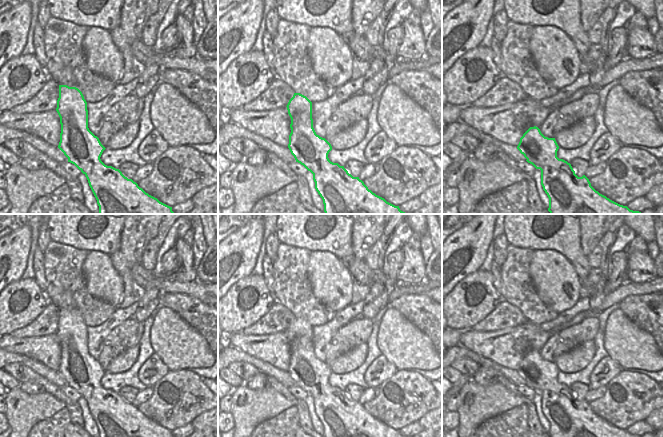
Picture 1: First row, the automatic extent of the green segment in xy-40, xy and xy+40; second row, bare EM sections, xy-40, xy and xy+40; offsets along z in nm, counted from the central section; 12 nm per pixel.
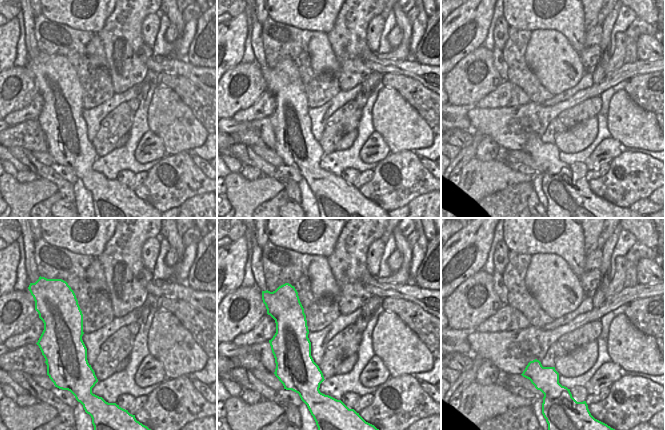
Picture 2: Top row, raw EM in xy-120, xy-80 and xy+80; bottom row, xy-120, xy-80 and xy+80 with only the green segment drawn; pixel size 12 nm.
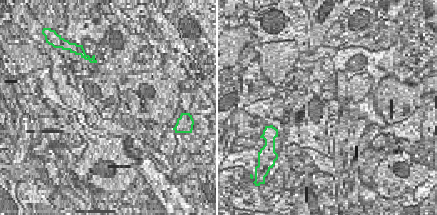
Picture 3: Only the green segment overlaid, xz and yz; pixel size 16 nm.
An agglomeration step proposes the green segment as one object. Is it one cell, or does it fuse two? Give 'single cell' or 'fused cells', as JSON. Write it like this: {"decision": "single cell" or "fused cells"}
{"decision": "single cell"}

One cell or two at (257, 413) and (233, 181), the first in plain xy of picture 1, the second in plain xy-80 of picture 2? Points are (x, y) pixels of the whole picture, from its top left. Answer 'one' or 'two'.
one

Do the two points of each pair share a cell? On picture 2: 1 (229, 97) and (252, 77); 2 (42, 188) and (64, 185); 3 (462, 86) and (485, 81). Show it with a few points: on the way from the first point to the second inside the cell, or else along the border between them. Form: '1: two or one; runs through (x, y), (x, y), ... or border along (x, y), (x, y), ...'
1: one; runs through (237, 98), (247, 91), (250, 85)
2: two; border along (38, 177), (48, 179), (58, 190)
3: one; runs through (468, 85), (479, 84)

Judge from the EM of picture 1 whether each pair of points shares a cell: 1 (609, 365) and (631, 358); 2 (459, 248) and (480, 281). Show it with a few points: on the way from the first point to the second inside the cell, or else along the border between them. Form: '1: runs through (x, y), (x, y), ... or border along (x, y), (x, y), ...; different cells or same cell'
1: border along (608, 356), (621, 367); different cells
2: border along (479, 268), (466, 275), (455, 285); different cells

